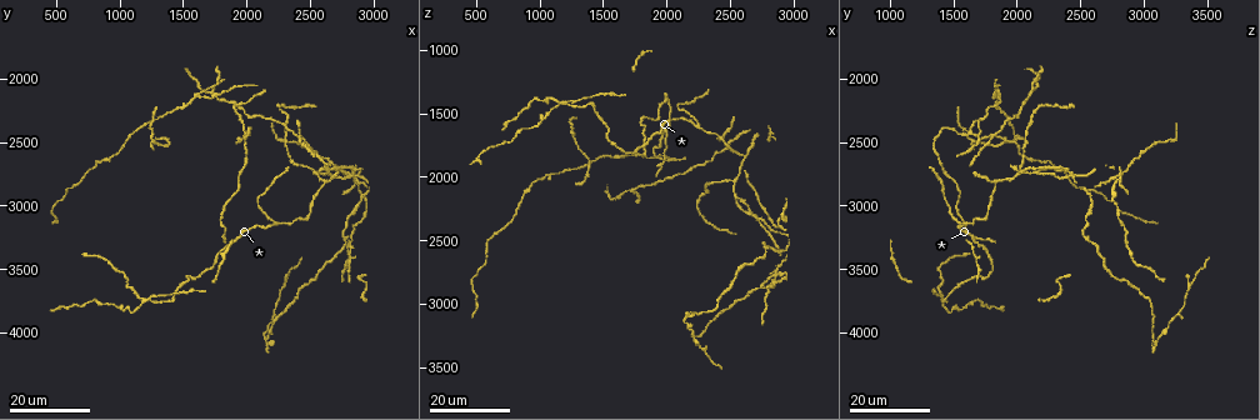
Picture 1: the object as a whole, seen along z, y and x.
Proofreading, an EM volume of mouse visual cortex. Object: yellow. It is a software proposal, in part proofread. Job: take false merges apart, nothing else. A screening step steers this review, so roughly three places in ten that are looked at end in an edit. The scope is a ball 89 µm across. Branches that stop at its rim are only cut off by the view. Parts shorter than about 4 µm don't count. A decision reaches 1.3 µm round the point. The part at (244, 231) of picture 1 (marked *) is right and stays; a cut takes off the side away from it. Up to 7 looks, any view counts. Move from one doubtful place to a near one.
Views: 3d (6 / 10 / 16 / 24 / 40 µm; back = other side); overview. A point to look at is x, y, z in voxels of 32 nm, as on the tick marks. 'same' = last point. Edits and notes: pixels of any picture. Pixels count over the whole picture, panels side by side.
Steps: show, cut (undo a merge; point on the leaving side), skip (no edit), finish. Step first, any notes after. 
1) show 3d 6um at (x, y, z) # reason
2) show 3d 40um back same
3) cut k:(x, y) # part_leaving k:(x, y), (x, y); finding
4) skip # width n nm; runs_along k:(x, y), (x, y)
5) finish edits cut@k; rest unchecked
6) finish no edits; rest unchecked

show 3d 24um at (2260, 3120, 1600) # three arms meet

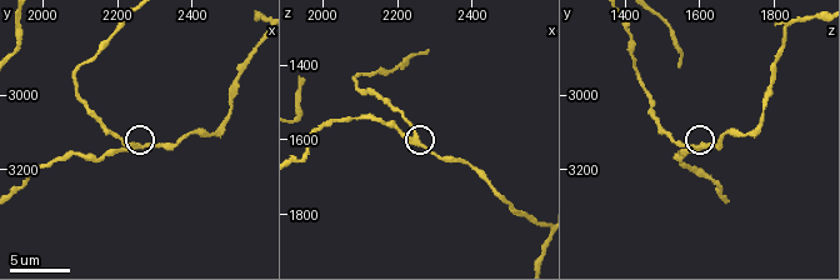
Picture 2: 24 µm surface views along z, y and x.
show 3d 10um at (2250, 3130, 1600) # closer look

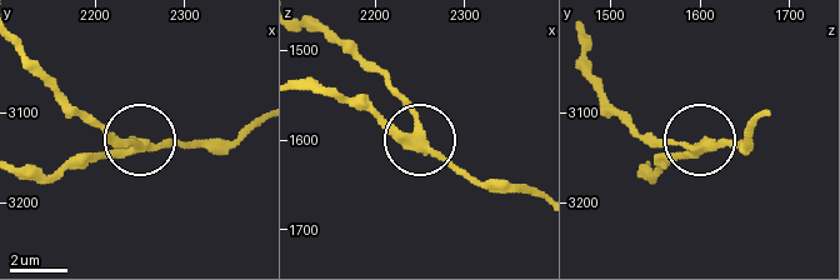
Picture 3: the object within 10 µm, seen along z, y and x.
skip # arms 3; runs_along 3:(305, 85), (369, 105), (418, 139), (415, 114), (386, 81); all the same cell

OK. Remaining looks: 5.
show 3d 24um at (1740, 2120, 2120) # three arms meet

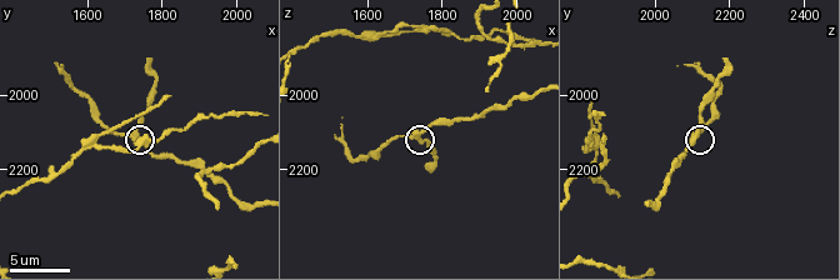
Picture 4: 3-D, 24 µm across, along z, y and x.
show 3d 6um at (1710, 2100, 2110)

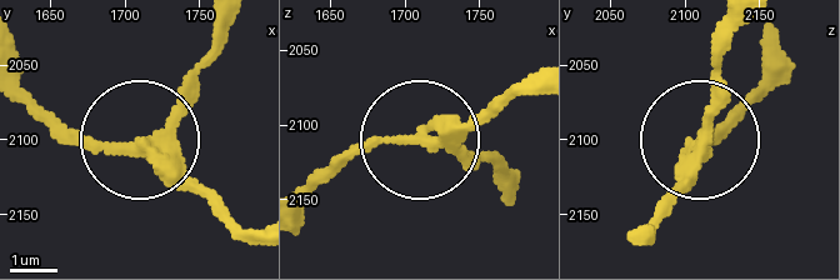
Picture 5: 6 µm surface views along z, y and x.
show 3d 6um back at (1716, 2106, 2112)

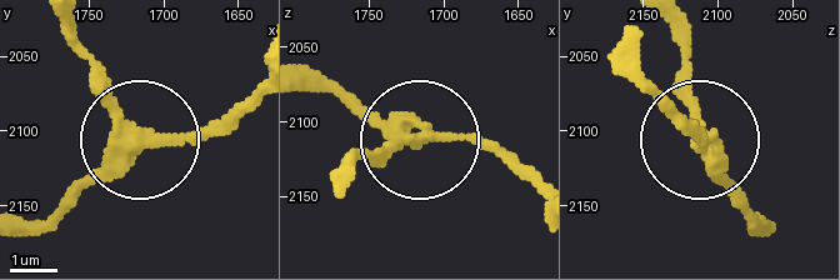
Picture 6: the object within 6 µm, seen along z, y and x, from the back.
skip # width 260 nm; continuous, no second cell

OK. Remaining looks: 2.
show 3d 10um at (1620, 2130, 1850) # two arms in line, one across

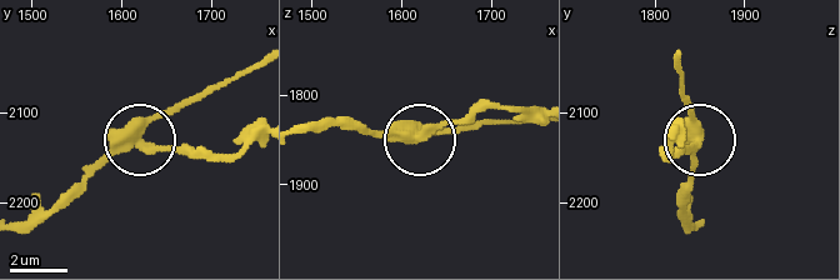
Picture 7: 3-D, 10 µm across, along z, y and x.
show 3d 10um back at (1625, 2120, 1845) # other side

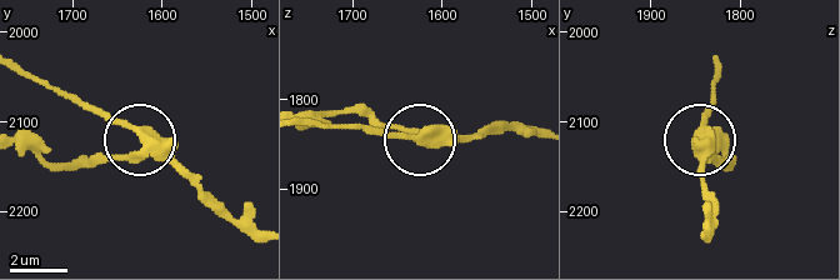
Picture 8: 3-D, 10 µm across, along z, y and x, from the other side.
cut 8:(111, 124) # width 370 nm; part_leaving 8:(148, 143), (168, 150), (225, 208), (254, 221); two cells meet here

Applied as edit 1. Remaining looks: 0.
finish edits cut@8; rest unchecked

